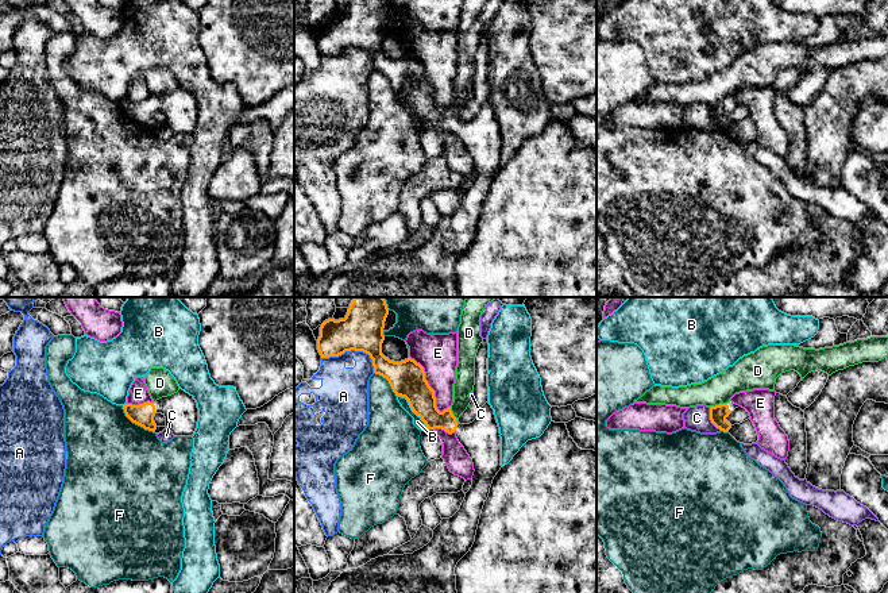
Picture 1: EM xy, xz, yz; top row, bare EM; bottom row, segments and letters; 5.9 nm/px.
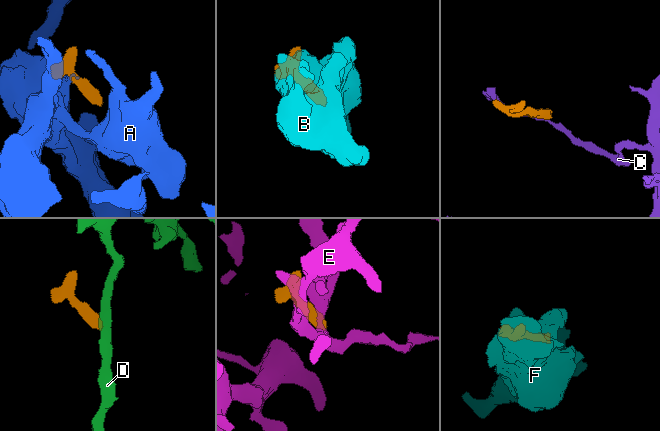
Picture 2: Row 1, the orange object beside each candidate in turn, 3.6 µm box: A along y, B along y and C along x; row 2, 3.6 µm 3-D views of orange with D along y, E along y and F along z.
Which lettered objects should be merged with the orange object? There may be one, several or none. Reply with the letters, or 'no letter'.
no letter

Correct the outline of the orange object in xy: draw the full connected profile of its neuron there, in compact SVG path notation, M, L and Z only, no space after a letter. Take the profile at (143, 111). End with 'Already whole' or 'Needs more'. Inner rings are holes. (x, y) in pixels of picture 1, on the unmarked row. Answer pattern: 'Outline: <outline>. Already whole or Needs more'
Outline: M182 86L155 100L147 99L139 103L126 101L123 107L132 120L152 130L157 127L154 119L157 111L162 111L166 115L166 124L174 134L193 134L197 126L197 100L193 93Z. Needs more

